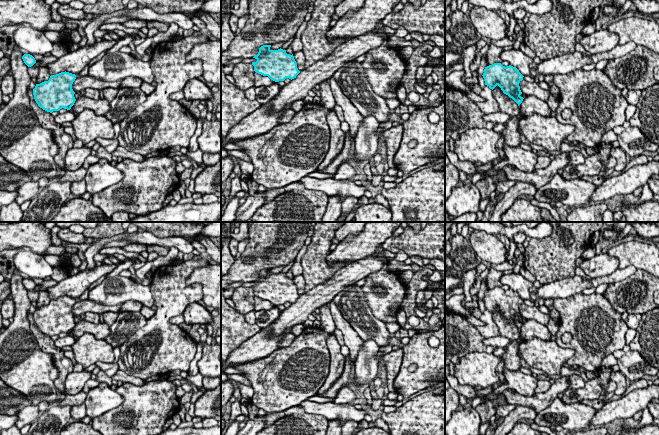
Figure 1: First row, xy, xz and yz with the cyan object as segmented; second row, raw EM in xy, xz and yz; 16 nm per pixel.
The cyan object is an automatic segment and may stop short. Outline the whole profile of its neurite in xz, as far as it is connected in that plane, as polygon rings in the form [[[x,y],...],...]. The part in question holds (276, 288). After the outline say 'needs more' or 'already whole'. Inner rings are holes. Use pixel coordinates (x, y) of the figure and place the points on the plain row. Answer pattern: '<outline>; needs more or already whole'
[[[263,269],[253,282],[254,295],[263,300],[268,300],[275,306],[284,305],[286,302],[294,303],[300,297],[293,278],[287,278],[286,274],[271,274],[271,269]]]; already whole

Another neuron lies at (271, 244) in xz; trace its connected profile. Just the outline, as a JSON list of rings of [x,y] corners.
[[[253,222],[249,227],[249,242],[245,251],[231,265],[229,272],[221,277],[221,287],[225,290],[235,282],[253,282],[263,269],[287,266],[293,262],[308,237],[312,222]]]

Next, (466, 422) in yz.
[[[472,406],[454,411],[445,425],[445,435],[479,435],[480,415]]]

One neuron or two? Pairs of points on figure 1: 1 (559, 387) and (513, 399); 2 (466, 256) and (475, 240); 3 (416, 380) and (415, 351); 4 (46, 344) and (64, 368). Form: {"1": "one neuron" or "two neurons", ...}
{"1": "one neuron", "2": "two neurons", "3": "one neuron", "4": "one neuron"}

